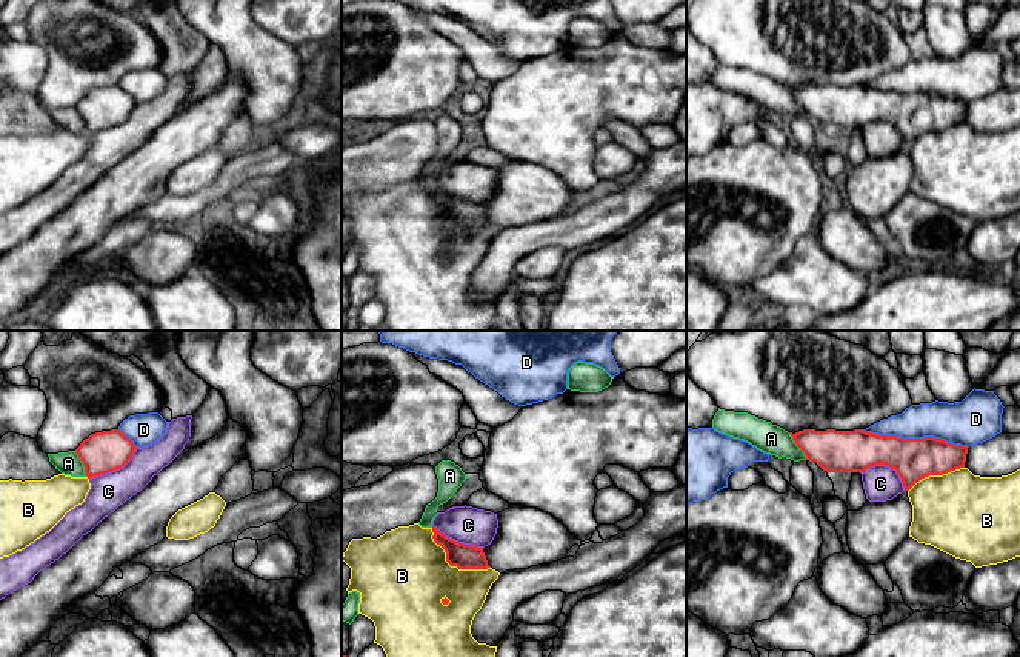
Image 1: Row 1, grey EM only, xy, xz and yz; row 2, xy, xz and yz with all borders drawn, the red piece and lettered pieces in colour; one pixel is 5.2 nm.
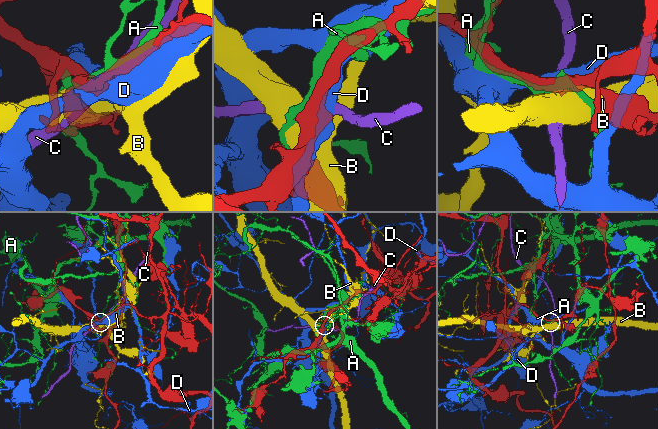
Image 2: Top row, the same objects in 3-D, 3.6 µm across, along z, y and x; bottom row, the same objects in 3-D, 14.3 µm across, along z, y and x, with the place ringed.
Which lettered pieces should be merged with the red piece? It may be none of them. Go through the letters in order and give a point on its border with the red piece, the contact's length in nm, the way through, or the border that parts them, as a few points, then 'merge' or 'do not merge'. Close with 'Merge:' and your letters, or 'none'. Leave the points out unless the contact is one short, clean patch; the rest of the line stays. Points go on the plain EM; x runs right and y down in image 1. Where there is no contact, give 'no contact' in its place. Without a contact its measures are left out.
A: meets red in yz at (797, 100); contact 170 nm long; do not merge
B: meets red in xz at (453, 220); contact 380 nm long; do not merge
C: meets red in yz at (888, 120); contact 260 nm long; do not merge
D: meets red in yz at (916, 94); contact 550 nm long; do not merge
Merge: none

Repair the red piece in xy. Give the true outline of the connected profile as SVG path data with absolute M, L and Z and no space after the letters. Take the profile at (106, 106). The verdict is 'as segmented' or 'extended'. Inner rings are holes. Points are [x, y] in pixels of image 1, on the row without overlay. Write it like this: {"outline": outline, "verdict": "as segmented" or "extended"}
{"outline": "M120 85L91 89L75 105L88 134L123 123L137 102Z", "verdict": "as segmented"}

